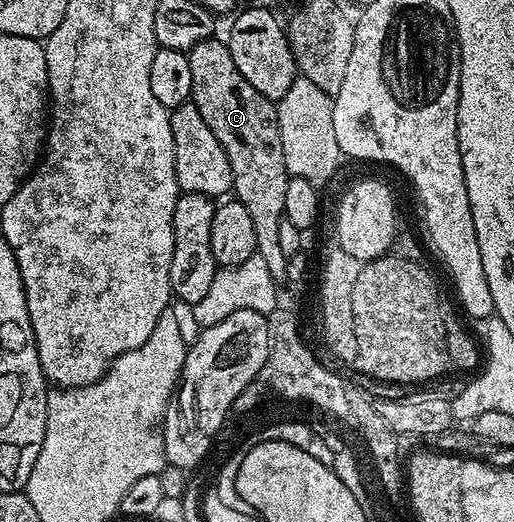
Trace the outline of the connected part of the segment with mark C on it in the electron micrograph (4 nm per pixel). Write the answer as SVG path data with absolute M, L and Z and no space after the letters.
M211 38L200 42L188 55L192 66L190 100L196 110L200 110L212 134L216 134L216 142L224 146L224 154L228 154L234 179L232 192L252 218L258 247L256 254L264 258L274 281L285 281L288 257L280 250L280 222L286 215L284 190L288 190L290 176L286 171L275 101L264 98L264 94L236 70L236 62L232 62L225 39Z

